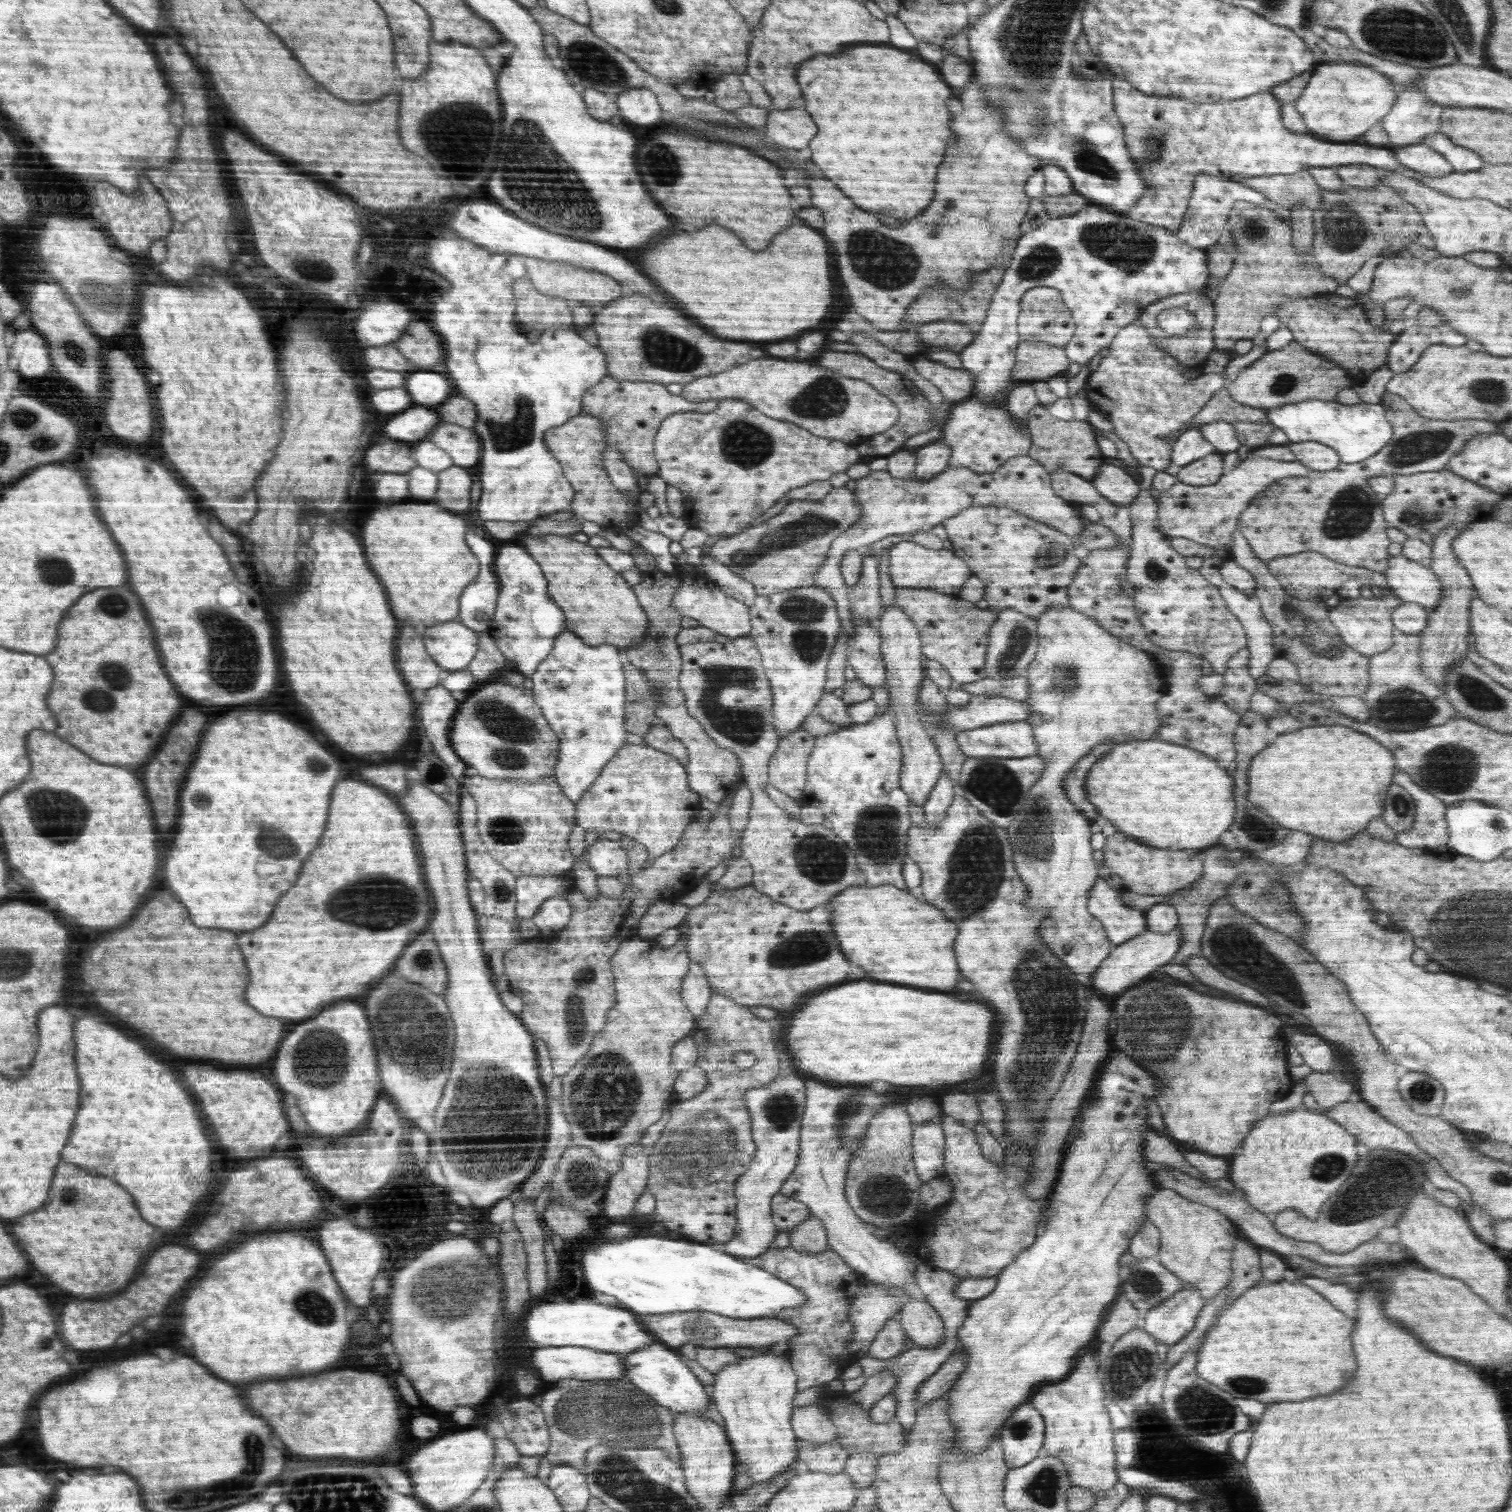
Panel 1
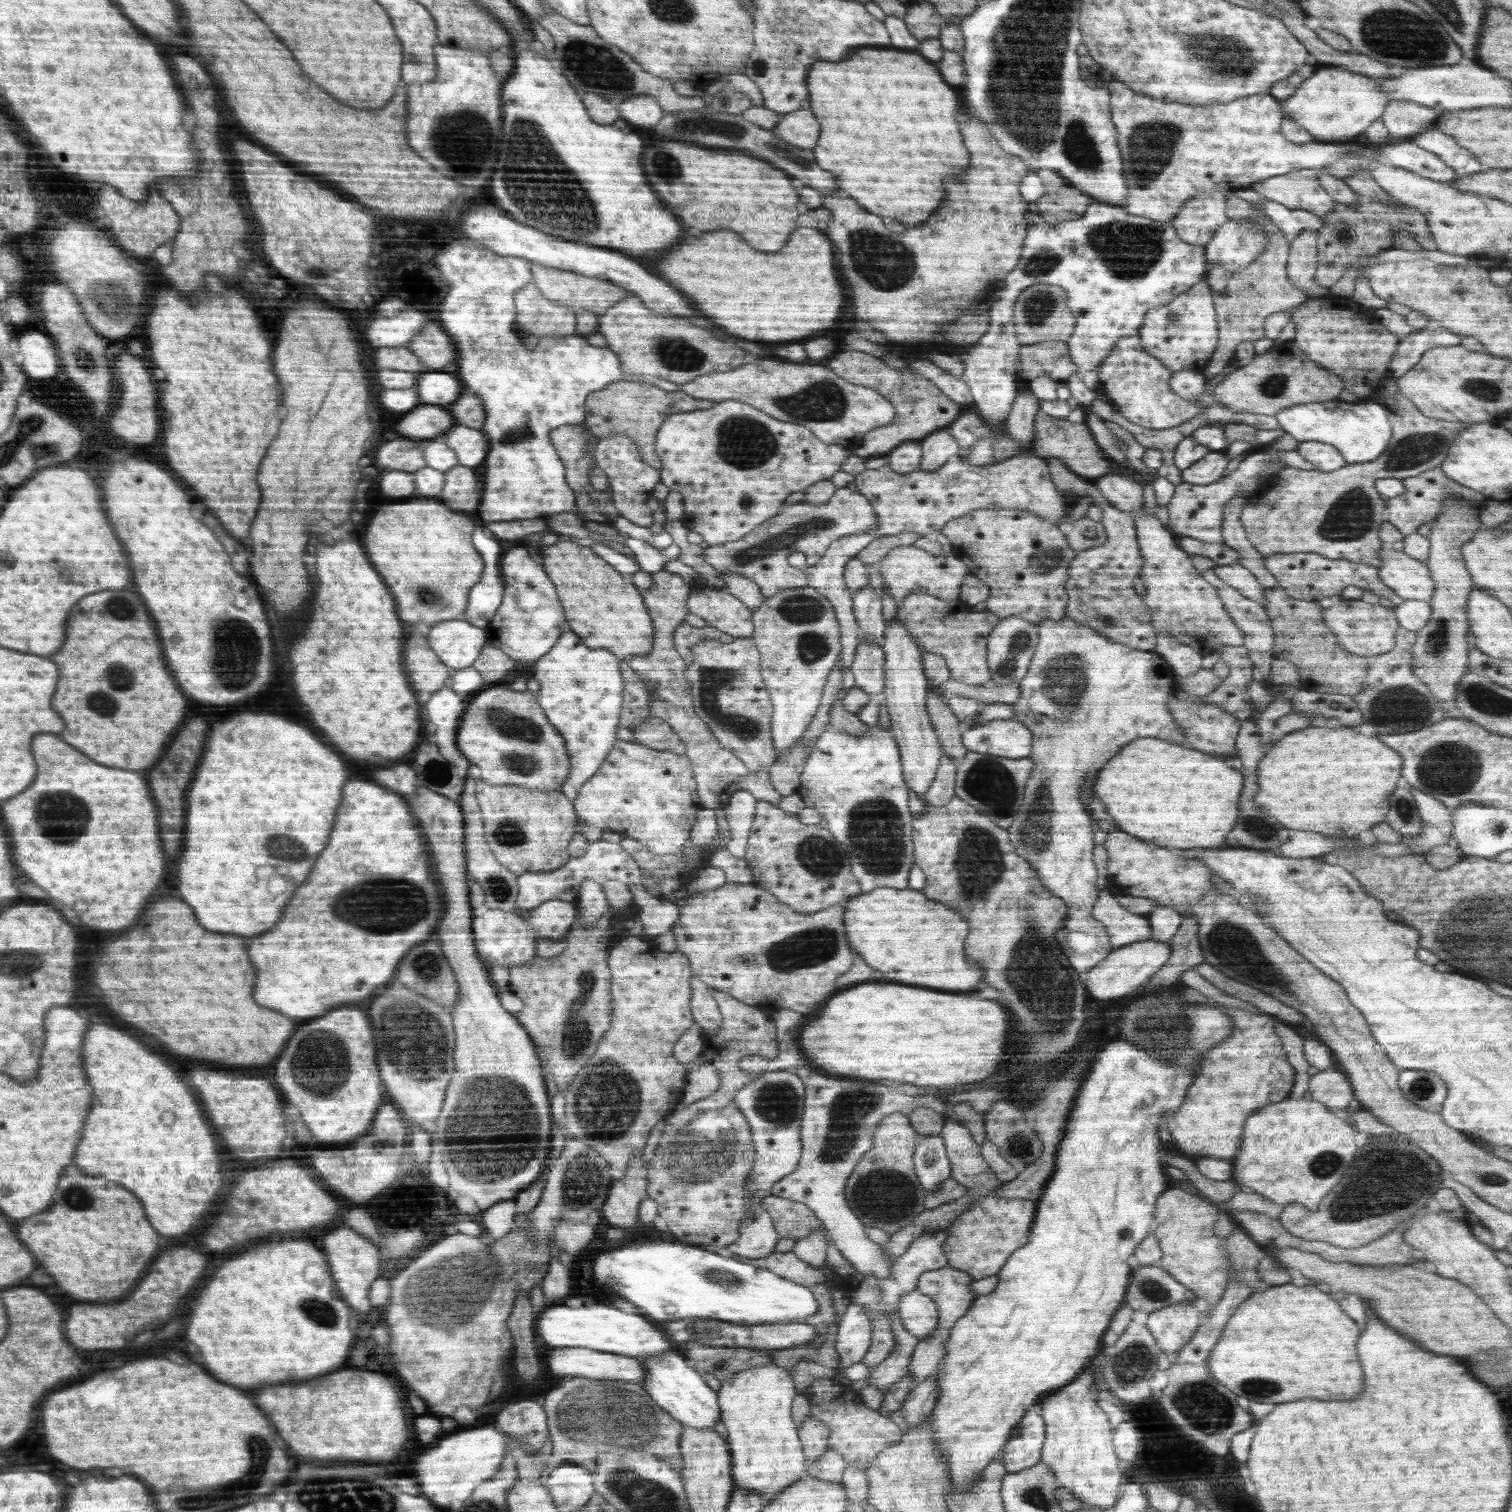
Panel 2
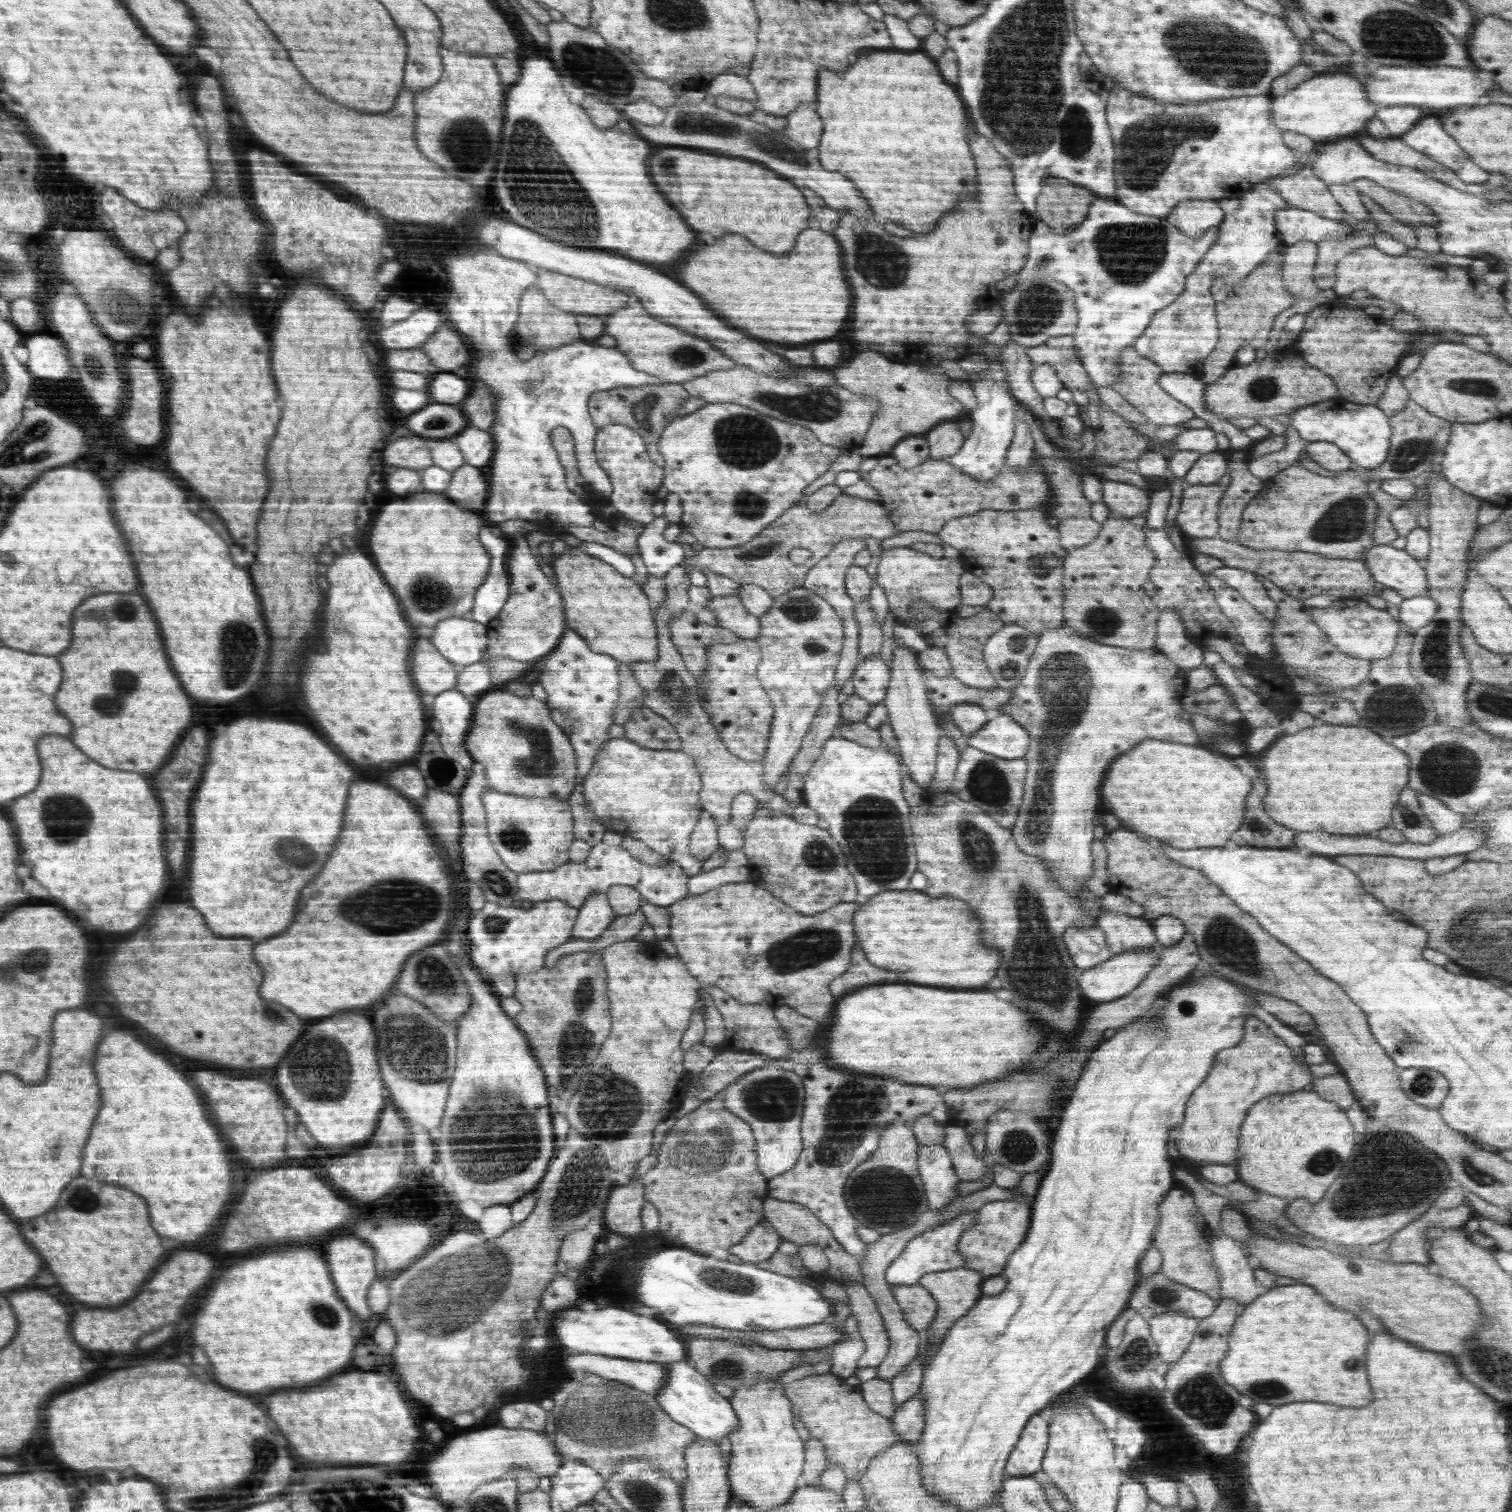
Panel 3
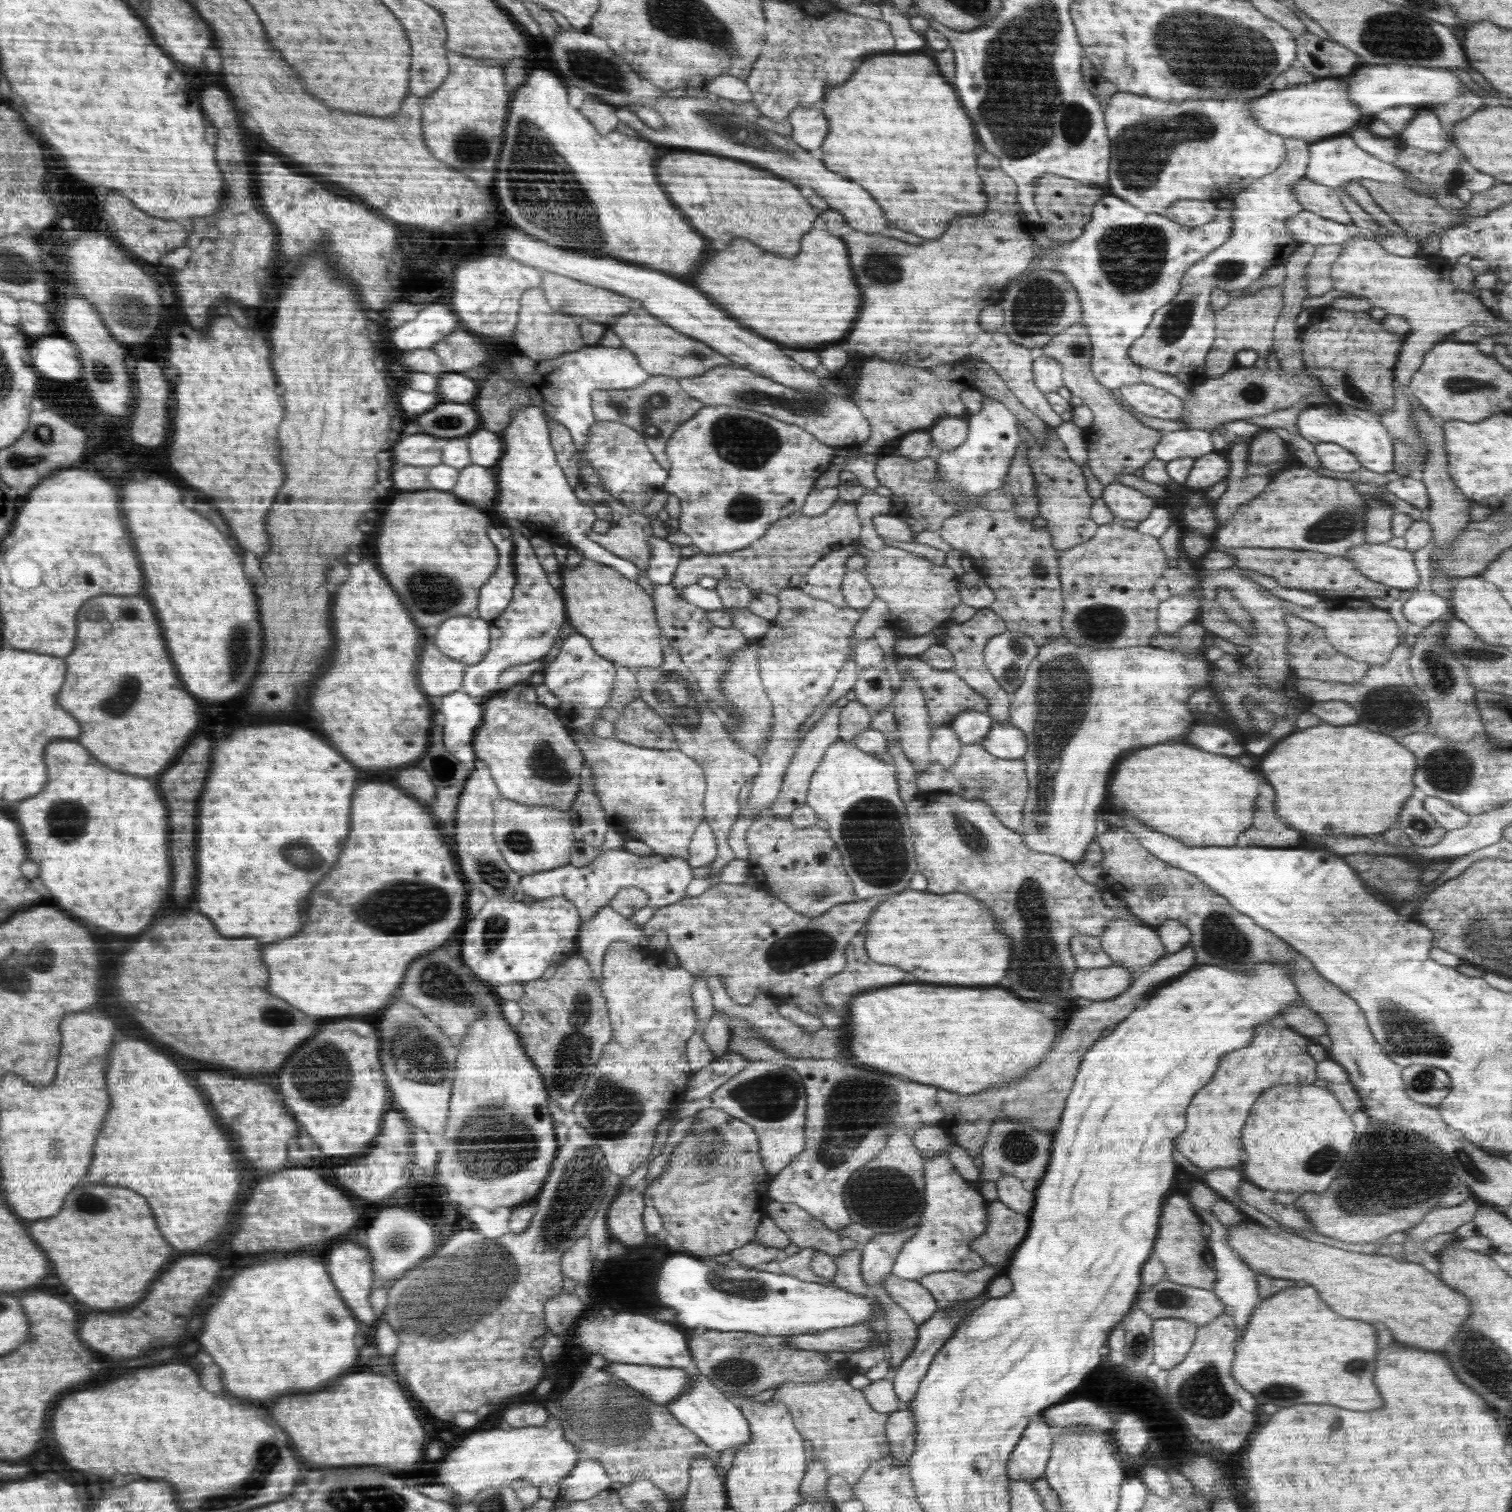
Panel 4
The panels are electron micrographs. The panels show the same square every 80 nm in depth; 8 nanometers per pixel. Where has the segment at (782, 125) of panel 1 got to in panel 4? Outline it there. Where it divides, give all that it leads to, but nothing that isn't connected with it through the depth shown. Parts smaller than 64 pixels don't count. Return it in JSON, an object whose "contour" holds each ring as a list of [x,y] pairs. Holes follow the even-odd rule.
{"contour":[[[824,100],[808,107],[797,107],[786,118],[792,127],[791,139],[806,150],[820,148],[828,134],[829,120],[823,104]]]}

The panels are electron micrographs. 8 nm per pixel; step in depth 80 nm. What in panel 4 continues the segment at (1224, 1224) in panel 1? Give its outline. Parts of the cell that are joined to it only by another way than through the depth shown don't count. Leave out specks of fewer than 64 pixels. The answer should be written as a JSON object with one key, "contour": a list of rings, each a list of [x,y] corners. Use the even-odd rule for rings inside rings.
{"contour":[[[1186,1193],[1170,1196],[1161,1210],[1153,1253],[1158,1256],[1166,1268],[1168,1280],[1181,1285],[1213,1291],[1217,1275],[1211,1252],[1208,1245],[1206,1246],[1206,1242],[1203,1242],[1202,1226],[1200,1218],[1194,1214],[1194,1207],[1189,1202]]]}

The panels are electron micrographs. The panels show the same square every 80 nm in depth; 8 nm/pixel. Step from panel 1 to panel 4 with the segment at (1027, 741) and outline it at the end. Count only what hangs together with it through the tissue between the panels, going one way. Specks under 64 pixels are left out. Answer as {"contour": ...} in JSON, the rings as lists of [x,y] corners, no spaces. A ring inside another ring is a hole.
{"contour":[[[998,722],[986,734],[981,746],[995,758],[1010,760],[1023,759],[1027,747],[1028,744],[1022,730],[1011,724],[998,724]]]}

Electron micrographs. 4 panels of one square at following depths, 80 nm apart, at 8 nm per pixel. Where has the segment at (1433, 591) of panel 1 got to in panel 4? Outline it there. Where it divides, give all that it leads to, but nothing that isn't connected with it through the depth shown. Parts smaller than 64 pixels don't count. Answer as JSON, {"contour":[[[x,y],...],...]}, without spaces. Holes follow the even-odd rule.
{"contour":[[[1388,543],[1355,546],[1346,556],[1368,578],[1394,586],[1400,590],[1412,590],[1419,586],[1420,577],[1414,564],[1413,553],[1397,549]]]}

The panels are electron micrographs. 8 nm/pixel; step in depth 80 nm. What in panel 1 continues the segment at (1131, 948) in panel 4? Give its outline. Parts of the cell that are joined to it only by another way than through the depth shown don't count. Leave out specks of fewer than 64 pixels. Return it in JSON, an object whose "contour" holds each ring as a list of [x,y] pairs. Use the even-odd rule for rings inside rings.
{"contour":[[[1102,878],[1096,879],[1094,886],[1089,890],[1087,909],[1104,925],[1109,941],[1115,946],[1126,943],[1127,940],[1142,934],[1148,930],[1145,913],[1141,910],[1129,907],[1122,900],[1124,890],[1112,888]]]}

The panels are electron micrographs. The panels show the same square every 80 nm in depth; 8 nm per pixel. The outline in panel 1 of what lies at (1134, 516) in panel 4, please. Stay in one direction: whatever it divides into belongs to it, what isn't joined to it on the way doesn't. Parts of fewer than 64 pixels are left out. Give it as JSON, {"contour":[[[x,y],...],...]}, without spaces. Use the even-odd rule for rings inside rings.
{"contour":[[[1102,463],[1090,480],[1093,488],[1111,503],[1128,507],[1140,492],[1139,483],[1118,466]]]}

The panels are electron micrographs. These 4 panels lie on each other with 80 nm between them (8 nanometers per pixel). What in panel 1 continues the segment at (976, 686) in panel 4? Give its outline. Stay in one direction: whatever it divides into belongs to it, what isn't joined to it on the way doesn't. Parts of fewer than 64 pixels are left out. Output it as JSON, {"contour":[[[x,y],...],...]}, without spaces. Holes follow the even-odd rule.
{"contour":[[[934,589],[895,590],[895,603],[905,610],[921,635],[922,653],[926,659],[941,662],[952,676],[953,687],[984,680],[989,630],[998,618],[994,609],[981,609],[976,603],[959,596],[942,594]]]}

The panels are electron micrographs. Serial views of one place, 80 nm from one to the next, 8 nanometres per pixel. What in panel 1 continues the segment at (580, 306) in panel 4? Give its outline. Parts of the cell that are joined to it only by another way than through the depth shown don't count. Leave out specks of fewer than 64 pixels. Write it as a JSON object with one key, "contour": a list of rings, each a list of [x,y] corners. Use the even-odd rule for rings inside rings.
{"contour":[[[526,257],[526,262],[530,272],[527,272],[528,278],[534,282],[534,286],[538,286],[538,290],[542,290],[542,294],[550,294],[550,296],[560,296],[566,300],[576,300],[576,304],[584,304],[588,306],[608,306],[618,300],[622,296],[622,288],[618,286],[616,279],[607,274],[592,272],[592,270],[584,270],[576,266],[568,266],[562,262],[550,262],[546,260],[538,260],[538,258]]]}

